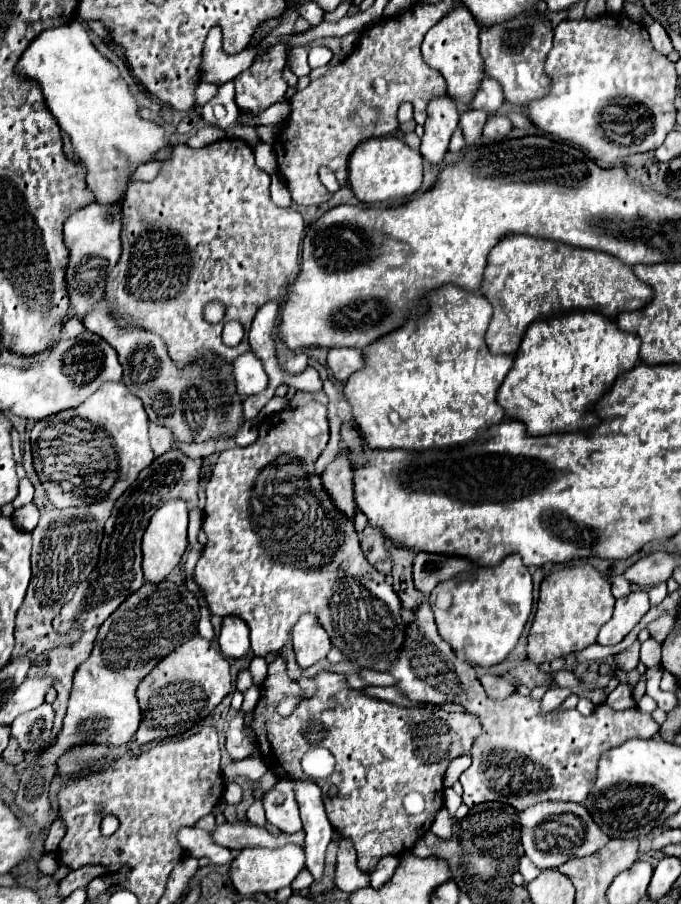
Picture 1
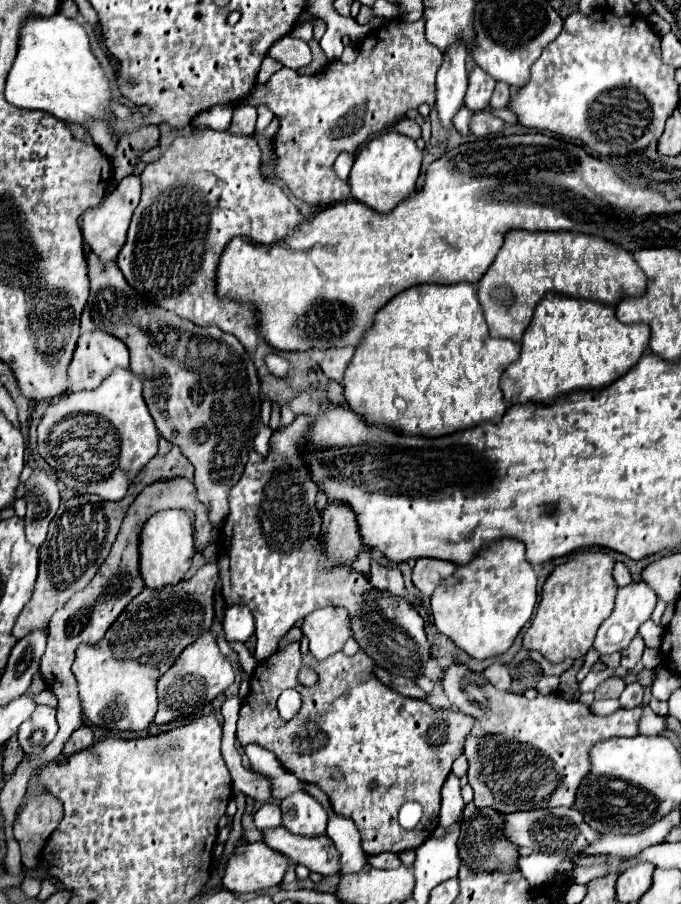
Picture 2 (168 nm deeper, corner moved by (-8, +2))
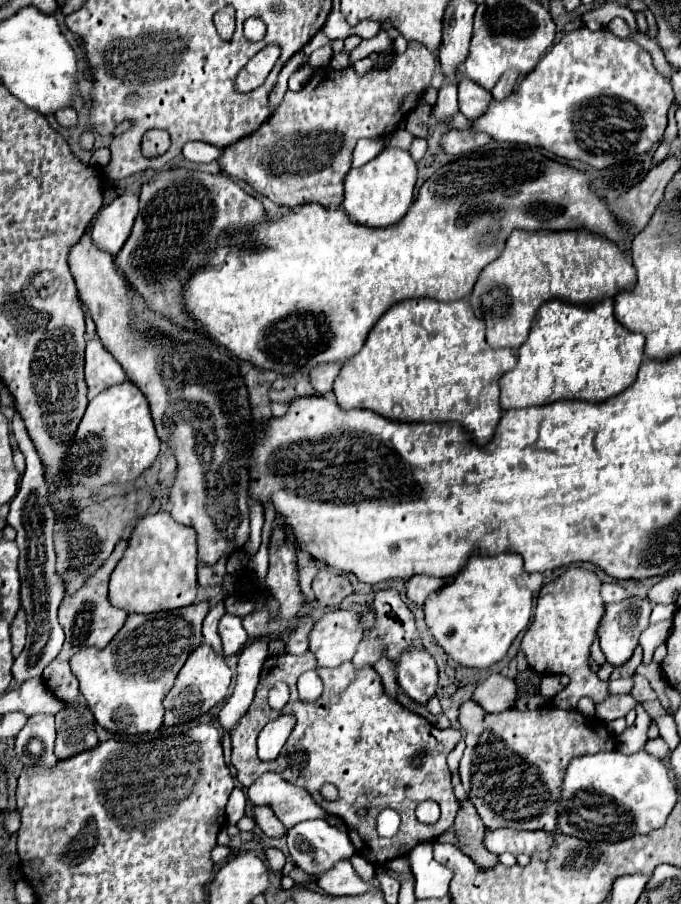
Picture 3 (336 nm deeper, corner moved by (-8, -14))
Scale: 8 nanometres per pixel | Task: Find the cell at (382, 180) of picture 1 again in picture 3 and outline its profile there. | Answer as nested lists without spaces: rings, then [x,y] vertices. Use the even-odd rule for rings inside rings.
[[[384,148],[374,160],[370,160],[362,168],[354,168],[348,172],[344,186],[344,210],[346,214],[364,226],[380,228],[394,226],[406,216],[412,200],[414,200],[414,184],[416,184],[416,162],[410,152],[400,148]]]

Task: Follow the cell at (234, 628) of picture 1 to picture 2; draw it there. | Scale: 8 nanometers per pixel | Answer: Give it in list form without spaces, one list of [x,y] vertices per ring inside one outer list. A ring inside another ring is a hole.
[[[228,606],[222,626],[228,640],[246,642],[254,634],[254,618],[246,606]]]

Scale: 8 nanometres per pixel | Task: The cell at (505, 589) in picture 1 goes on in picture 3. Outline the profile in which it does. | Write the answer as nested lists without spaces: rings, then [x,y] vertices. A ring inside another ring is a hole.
[[[512,552],[488,558],[472,556],[458,578],[452,578],[426,600],[424,612],[438,646],[454,662],[488,670],[506,656],[514,638],[530,624],[532,592],[522,556]]]

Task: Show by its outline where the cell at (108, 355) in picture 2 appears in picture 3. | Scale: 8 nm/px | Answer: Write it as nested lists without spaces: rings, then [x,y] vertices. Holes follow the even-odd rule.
[[[98,338],[88,340],[86,344],[86,386],[88,386],[88,400],[100,394],[102,390],[122,384],[126,380],[126,374],[122,366],[114,360],[114,356],[102,346]]]

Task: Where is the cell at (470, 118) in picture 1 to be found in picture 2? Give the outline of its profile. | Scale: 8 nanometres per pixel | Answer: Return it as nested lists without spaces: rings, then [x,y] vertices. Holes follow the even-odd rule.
[[[498,82],[496,88],[494,88],[490,106],[494,106],[494,108],[506,108],[508,100],[510,100],[510,86],[504,84],[504,82]]]

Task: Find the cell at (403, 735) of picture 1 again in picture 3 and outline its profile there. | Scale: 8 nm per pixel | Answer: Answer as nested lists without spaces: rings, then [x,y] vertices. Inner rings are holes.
[[[312,652],[304,656],[282,654],[268,656],[262,666],[256,696],[232,734],[232,766],[244,786],[250,786],[260,774],[272,770],[286,782],[306,788],[326,812],[344,820],[356,854],[374,866],[382,866],[394,858],[406,856],[422,842],[434,842],[452,826],[458,802],[452,792],[446,756],[460,740],[460,730],[452,726],[440,730],[424,716],[410,712],[394,698],[386,696],[380,676],[372,666],[356,670],[352,662],[344,662],[338,668],[320,668]],[[306,670],[316,670],[324,682],[324,692],[314,704],[300,702],[296,694],[296,680]],[[276,682],[286,682],[288,688],[292,688],[290,702],[282,712],[272,710],[268,704],[268,692]],[[284,714],[296,716],[292,734],[276,760],[262,762],[256,754],[256,738],[270,720]],[[324,784],[334,784],[338,788],[336,800],[326,800],[320,794]],[[424,800],[440,804],[442,814],[436,824],[428,826],[416,820],[416,806]],[[384,808],[396,810],[402,818],[400,830],[392,838],[380,838],[376,834],[376,816]],[[360,812],[366,812],[366,816]]]

